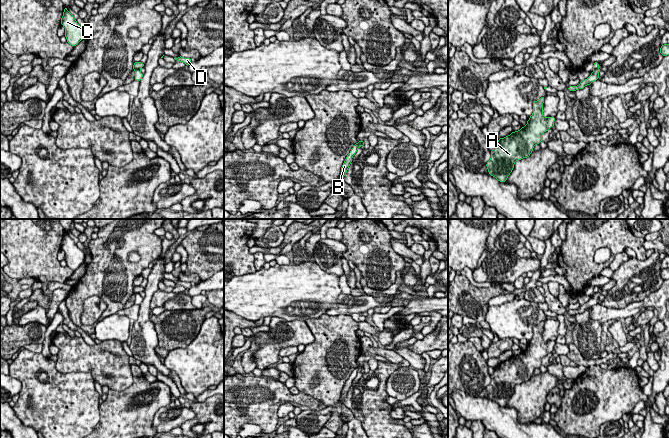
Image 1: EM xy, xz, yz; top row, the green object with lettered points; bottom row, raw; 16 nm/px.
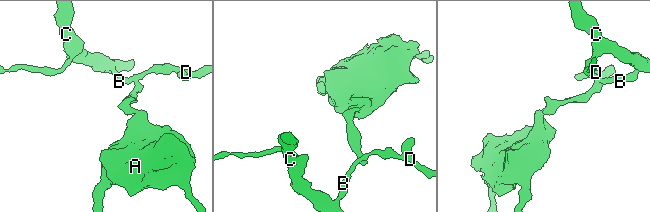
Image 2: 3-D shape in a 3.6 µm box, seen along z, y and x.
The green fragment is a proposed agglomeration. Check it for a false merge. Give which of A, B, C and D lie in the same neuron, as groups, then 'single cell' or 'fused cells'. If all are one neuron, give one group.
A / B C D; fused cells

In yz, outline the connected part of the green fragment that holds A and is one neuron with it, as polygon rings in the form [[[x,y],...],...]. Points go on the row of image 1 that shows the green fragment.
[[[545,97],[533,102],[533,114],[525,127],[500,138],[491,151],[491,158],[486,166],[489,175],[499,182],[506,182],[517,160],[527,158],[536,144],[542,141],[542,134],[554,126],[555,117],[543,116]]]

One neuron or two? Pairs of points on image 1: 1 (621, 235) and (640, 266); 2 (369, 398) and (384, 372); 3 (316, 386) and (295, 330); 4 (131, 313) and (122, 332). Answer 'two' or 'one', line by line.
1: two
2: one
3: two
4: two

